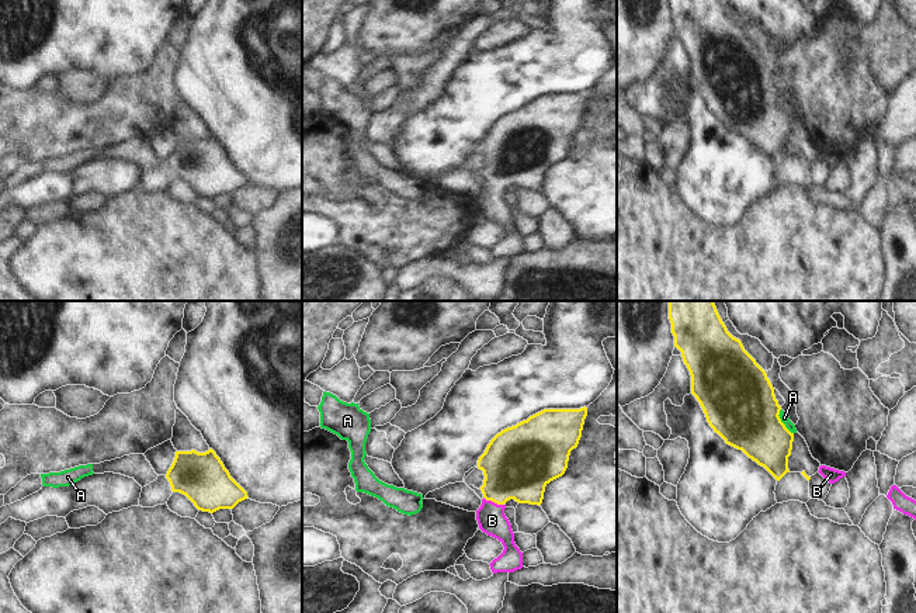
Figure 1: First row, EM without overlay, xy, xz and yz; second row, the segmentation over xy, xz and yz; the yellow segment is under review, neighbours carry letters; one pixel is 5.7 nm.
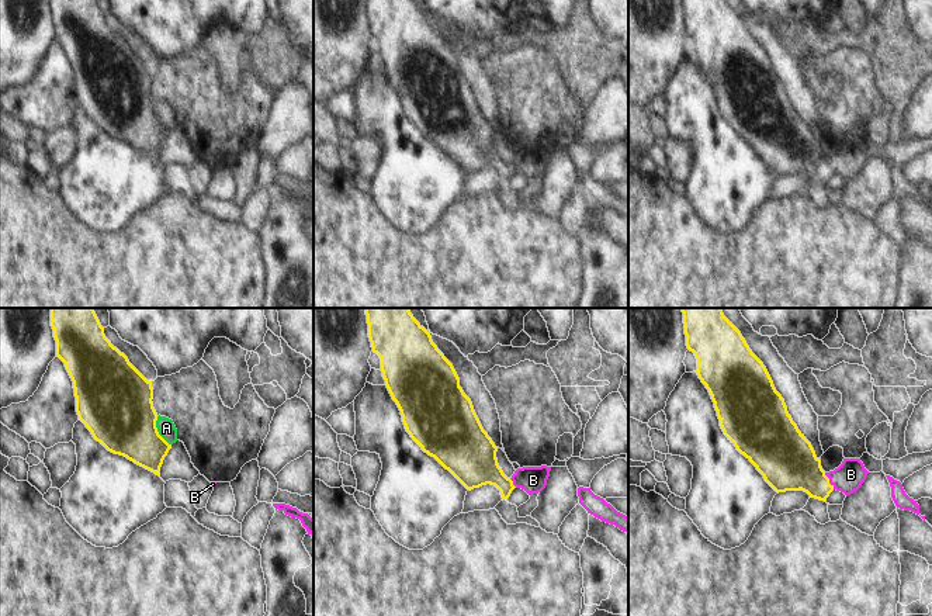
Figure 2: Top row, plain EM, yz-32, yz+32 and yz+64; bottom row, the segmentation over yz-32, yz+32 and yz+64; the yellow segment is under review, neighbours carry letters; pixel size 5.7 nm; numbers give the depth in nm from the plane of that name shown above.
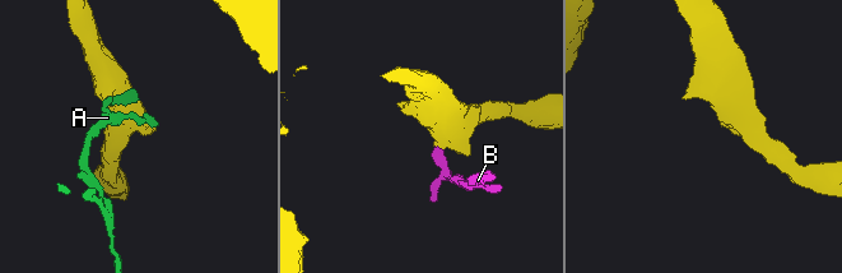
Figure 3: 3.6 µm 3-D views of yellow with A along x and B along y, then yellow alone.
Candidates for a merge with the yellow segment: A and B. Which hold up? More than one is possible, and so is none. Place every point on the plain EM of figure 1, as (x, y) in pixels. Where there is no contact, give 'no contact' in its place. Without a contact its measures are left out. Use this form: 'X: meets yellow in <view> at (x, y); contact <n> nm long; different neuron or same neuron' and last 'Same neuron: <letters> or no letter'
A: meets yellow in yz at (781, 107); contact 160 nm long; different neuron
B: meets yellow in xz at (493, 186); contact 130 nm long; same neuron
Same neuron: B

